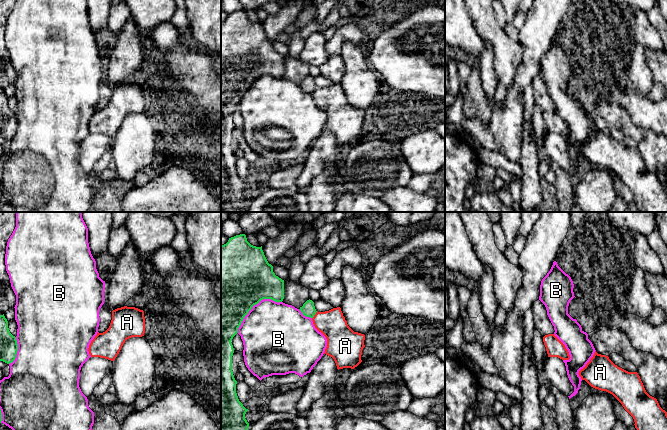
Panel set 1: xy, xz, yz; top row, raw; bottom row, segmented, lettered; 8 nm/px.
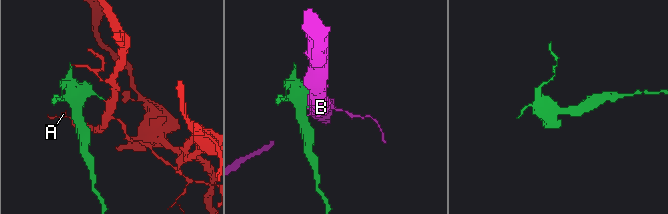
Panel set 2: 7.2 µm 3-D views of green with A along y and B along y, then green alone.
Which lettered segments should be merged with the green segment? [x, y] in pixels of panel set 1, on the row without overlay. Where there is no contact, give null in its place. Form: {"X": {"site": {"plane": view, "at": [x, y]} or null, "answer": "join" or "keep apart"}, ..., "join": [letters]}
{"A": {"site": {"plane": "xz", "at": [314, 90]}, "answer": "keep apart"}, "B": {"site": {"plane": "xz", "at": [254, 80]}, "answer": "keep apart"}, "join": []}

